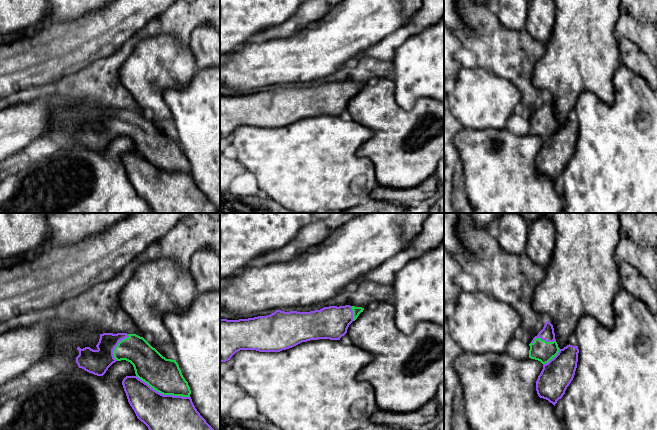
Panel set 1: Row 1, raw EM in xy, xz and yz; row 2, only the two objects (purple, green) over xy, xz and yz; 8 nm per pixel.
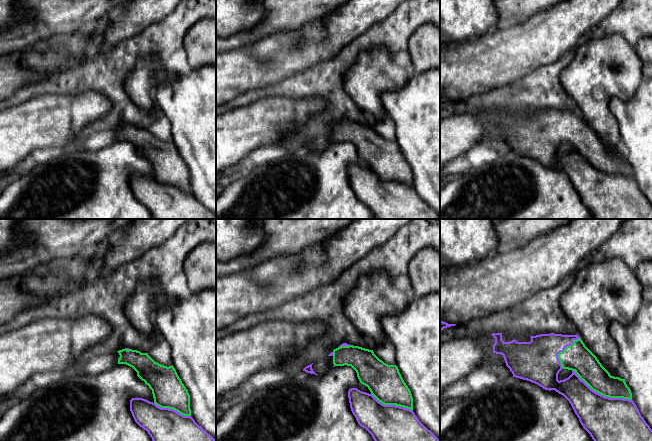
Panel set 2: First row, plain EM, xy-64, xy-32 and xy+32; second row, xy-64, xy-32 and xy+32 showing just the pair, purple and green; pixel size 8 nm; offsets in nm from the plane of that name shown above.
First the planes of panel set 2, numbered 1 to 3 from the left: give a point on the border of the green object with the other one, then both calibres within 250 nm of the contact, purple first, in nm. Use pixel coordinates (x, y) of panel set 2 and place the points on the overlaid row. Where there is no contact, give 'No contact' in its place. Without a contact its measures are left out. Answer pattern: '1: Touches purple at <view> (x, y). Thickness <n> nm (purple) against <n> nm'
1: Touches purple at xy-64 (172, 409). Thickness 280 nm (purple) against 260 nm
2: Touches purple at xy-32 (392, 405). Thickness 280 nm (purple) against 280 nm
3: Touches purple at xy+32 (602, 395). Thickness 360 nm (purple) against 200 nm

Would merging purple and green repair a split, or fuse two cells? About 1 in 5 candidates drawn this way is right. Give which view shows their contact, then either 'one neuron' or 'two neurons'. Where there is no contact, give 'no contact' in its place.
xy | one neuron

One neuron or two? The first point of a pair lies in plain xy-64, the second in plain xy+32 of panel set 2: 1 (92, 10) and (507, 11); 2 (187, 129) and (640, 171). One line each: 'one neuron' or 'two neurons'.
1: one neuron
2: one neuron

